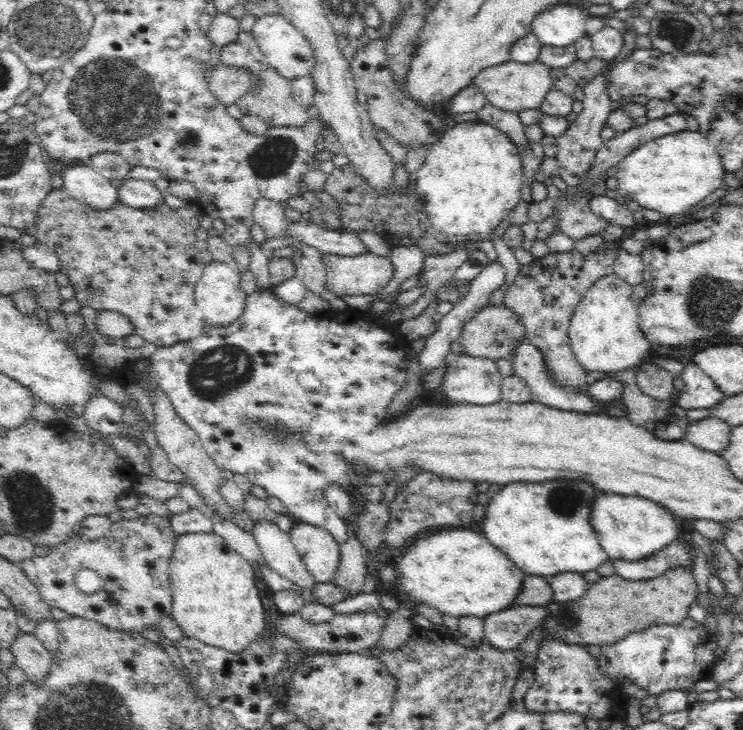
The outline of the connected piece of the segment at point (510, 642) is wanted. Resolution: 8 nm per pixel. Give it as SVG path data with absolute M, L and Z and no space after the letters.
M510 606L482 618L484 638L498 650L514 650L546 617L542 606Z

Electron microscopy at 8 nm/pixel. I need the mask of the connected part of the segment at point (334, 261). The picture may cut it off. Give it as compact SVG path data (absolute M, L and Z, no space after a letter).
M360 252L356 256L322 254L324 287L337 297L374 294L393 274L393 264L387 256Z

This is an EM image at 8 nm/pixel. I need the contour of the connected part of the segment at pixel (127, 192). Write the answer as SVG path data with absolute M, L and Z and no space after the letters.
M126 177L117 187L117 200L130 208L154 208L164 199L153 182Z

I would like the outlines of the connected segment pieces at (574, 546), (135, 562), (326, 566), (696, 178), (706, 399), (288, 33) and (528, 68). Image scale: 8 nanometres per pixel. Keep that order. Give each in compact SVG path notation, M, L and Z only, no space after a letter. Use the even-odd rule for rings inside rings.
M584 482L506 484L488 502L482 528L478 530L482 530L488 542L504 552L524 575L549 579L565 572L583 574L595 570L609 558L591 526L590 504L594 496L596 490Z
M150 512L133 520L113 522L106 537L92 542L76 535L50 548L46 556L33 555L22 561L20 567L51 608L60 608L72 616L96 621L110 631L140 633L146 628L160 626L163 616L172 617L169 564L178 537L168 514ZM84 569L95 570L102 578L100 595L84 594L74 584L74 576ZM106 594L111 594L119 603L106 603Z
M295 521L289 538L316 583L330 583L340 562L339 544L321 527Z
M684 130L658 136L628 153L617 168L615 178L622 196L674 222L725 184L726 170L718 149L698 131Z
M692 361L686 362L680 377L684 381L684 388L674 401L686 412L693 409L708 410L726 398L714 381Z
M280 13L265 14L257 18L250 34L254 37L254 41L257 43L268 65L271 66L272 70L279 72L280 76L284 76L288 80L294 80L294 78L310 74L310 70L315 64L312 48L302 36L302 33L288 23Z
M510 60L496 66L490 66L490 68L484 68L476 76L472 76L470 85L476 87L484 95L486 102L492 106L518 113L522 110L530 110L530 108L539 108L546 92L550 90L550 86L553 86L550 71L550 67L546 67L540 62L519 64Z

